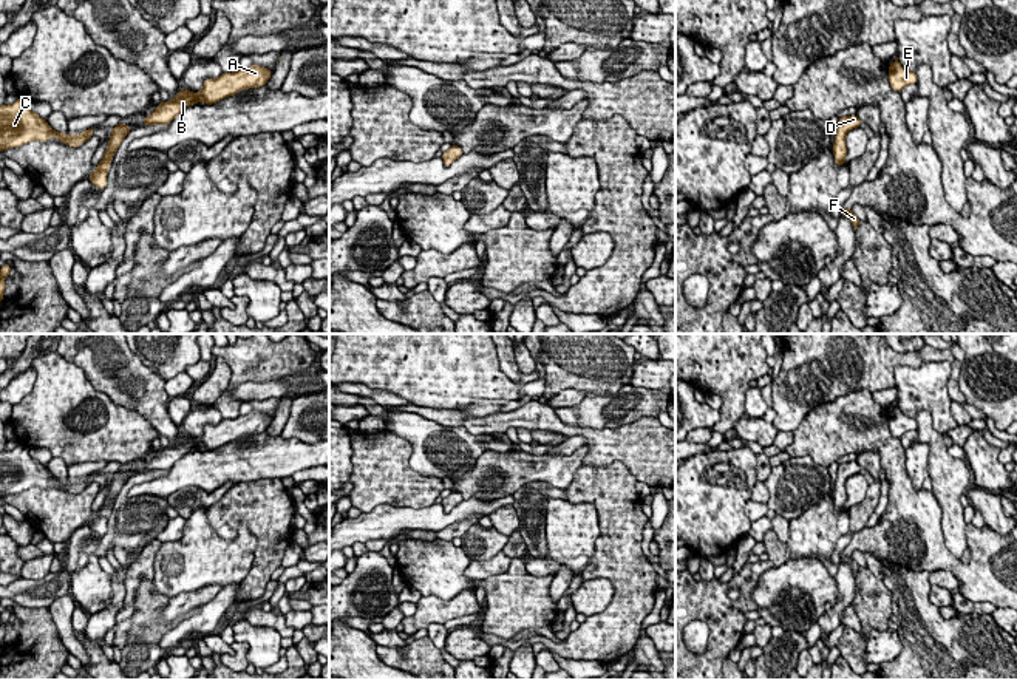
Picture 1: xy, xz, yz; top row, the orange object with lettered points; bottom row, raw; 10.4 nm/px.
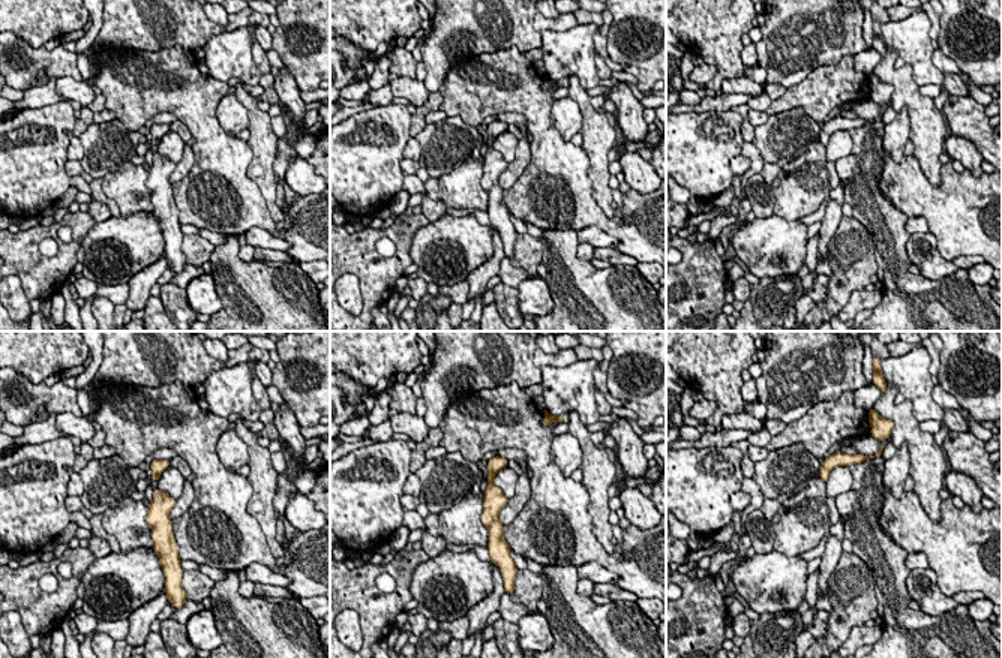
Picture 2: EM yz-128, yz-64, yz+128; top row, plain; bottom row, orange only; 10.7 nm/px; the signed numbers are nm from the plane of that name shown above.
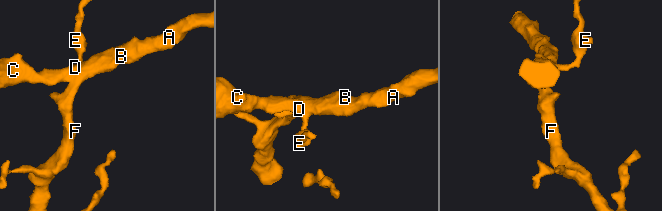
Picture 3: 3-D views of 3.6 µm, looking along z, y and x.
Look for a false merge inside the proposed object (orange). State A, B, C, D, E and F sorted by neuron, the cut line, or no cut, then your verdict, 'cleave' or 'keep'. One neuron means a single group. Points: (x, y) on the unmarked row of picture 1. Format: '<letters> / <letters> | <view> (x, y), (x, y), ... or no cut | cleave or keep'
A B C D E F | no cut | keep

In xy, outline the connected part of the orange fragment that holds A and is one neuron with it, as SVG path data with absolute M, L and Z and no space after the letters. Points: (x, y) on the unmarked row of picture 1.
M250 411L249 414L240 414L236 419L223 419L218 425L206 425L199 439L181 434L175 445L156 450L158 454L144 464L144 473L156 470L168 471L189 451L199 451L201 445L206 451L212 451L238 437L261 434L267 430L270 420L272 416Z

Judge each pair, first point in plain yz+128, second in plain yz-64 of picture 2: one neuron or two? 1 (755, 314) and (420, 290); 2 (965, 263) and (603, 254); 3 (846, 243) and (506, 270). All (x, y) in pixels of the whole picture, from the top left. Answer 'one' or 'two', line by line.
1: two
2: one
3: two

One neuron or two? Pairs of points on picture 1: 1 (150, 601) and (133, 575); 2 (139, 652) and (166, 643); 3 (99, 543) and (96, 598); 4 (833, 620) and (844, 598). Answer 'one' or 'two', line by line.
1: two
2: two
3: two
4: one

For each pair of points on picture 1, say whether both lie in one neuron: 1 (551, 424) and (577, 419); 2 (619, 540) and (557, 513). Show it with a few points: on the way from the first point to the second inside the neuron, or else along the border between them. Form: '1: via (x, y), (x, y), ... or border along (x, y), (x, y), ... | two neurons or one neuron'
1: border along (552, 410), (566, 424), (585, 425), (597, 431) | two neurons
2: border along (580, 501), (594, 506), (598, 526), (586, 564) | two neurons

